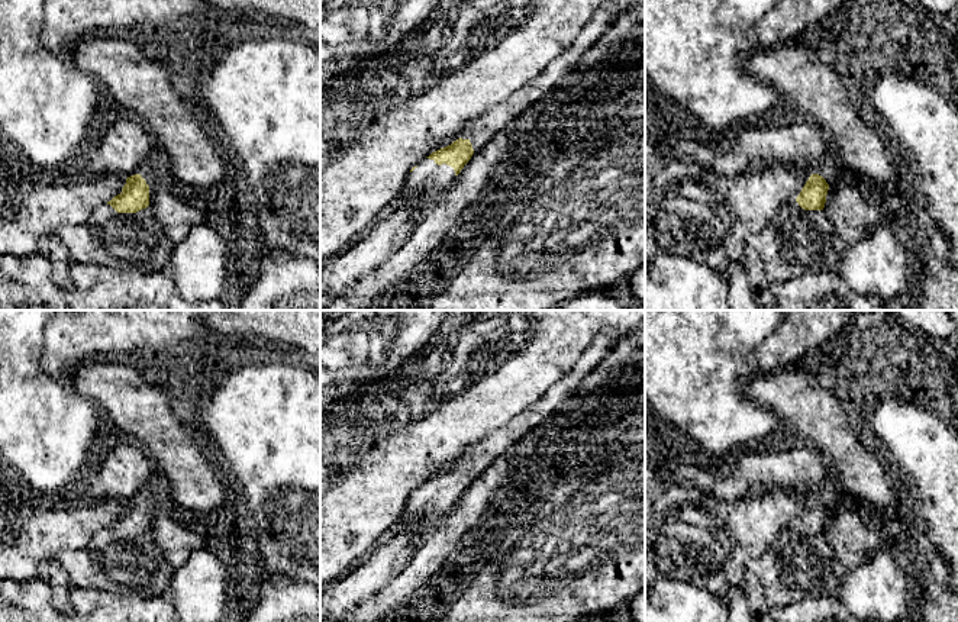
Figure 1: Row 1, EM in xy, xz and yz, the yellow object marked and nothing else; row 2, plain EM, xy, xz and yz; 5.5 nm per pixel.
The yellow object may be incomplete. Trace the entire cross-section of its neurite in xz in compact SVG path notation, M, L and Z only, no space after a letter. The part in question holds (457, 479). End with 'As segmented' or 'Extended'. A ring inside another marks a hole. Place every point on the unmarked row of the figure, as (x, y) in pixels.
M599 335L583 352L577 364L542 397L529 405L507 426L503 426L468 448L468 463L457 464L426 481L410 494L404 512L391 531L407 522L416 522L420 539L429 535L445 516L477 474L481 474L513 444L554 415L570 399L581 381L603 362L623 336Z. Extended

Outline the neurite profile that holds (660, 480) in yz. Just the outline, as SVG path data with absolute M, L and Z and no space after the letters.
M645 452L645 558L646 558L646 536L654 516L654 500L662 492L667 478L655 467L651 457Z

